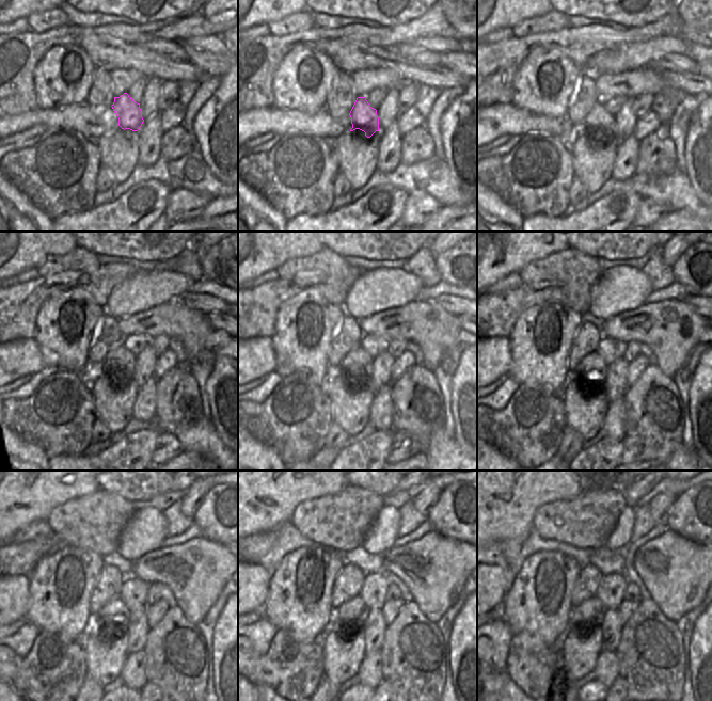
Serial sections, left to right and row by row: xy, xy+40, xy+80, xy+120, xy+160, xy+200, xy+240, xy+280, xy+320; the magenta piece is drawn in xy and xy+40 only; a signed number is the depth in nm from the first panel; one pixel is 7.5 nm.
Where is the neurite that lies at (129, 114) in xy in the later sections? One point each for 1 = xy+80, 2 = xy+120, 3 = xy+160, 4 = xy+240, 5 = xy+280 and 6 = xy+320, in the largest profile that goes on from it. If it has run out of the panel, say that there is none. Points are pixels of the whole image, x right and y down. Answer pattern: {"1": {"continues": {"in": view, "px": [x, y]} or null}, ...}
{"1": {"continues": {"in": "xy+80", "px": [598, 117]}}, "2": {"continues": {"in": "xy+120", "px": [120, 363]}}, "3": {"continues": {"in": "xy+160", "px": [356, 366]}}, "4": {"continues": {"in": "xy+240", "px": [114, 611]}}, "5": {"continues": {"in": "xy+280", "px": [350, 616]}}, "6": {"continues": {"in": "xy+320", "px": [589, 615]}}}

